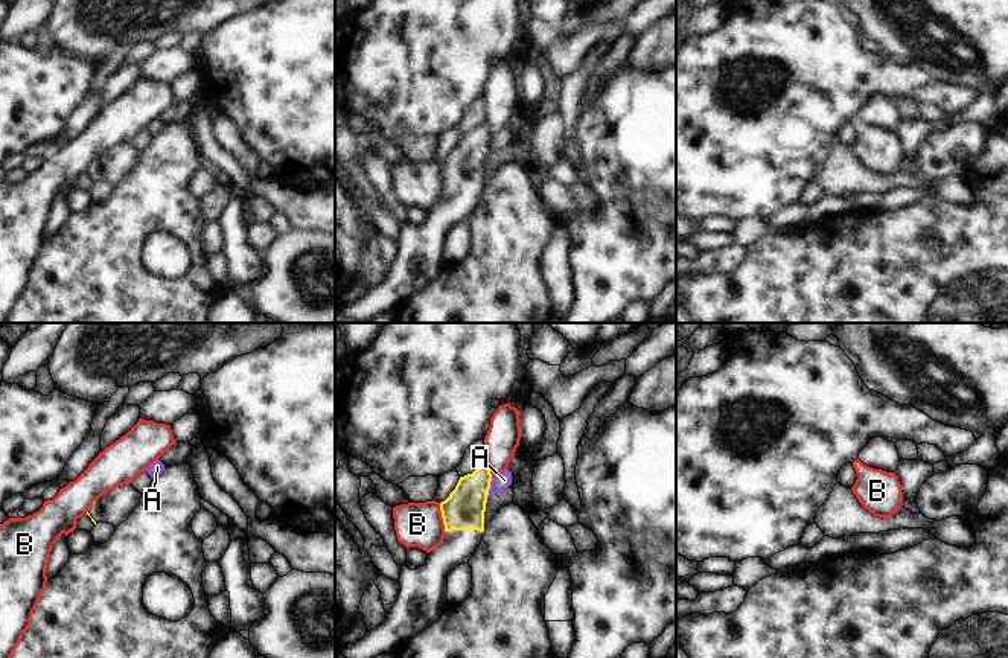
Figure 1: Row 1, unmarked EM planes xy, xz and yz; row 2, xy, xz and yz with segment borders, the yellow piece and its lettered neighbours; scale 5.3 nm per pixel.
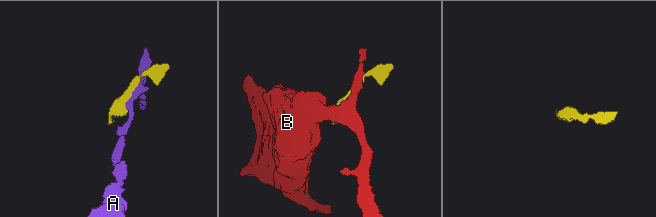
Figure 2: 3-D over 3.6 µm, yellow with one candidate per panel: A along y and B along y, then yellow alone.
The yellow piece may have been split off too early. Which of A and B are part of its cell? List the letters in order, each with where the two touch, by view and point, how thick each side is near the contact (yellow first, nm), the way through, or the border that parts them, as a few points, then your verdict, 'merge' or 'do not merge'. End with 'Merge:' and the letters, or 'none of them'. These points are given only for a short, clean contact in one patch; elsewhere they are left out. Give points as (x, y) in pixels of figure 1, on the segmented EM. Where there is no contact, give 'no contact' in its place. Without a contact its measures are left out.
A: meets yellow in xz at (489, 488); 220 nm thick on the yellow side, 80 nm on the other; do not merge
B: meets yellow in xz at (442, 517); 220 nm thick on the yellow side, 240 nm on the other; do not merge
Merge: none of them

